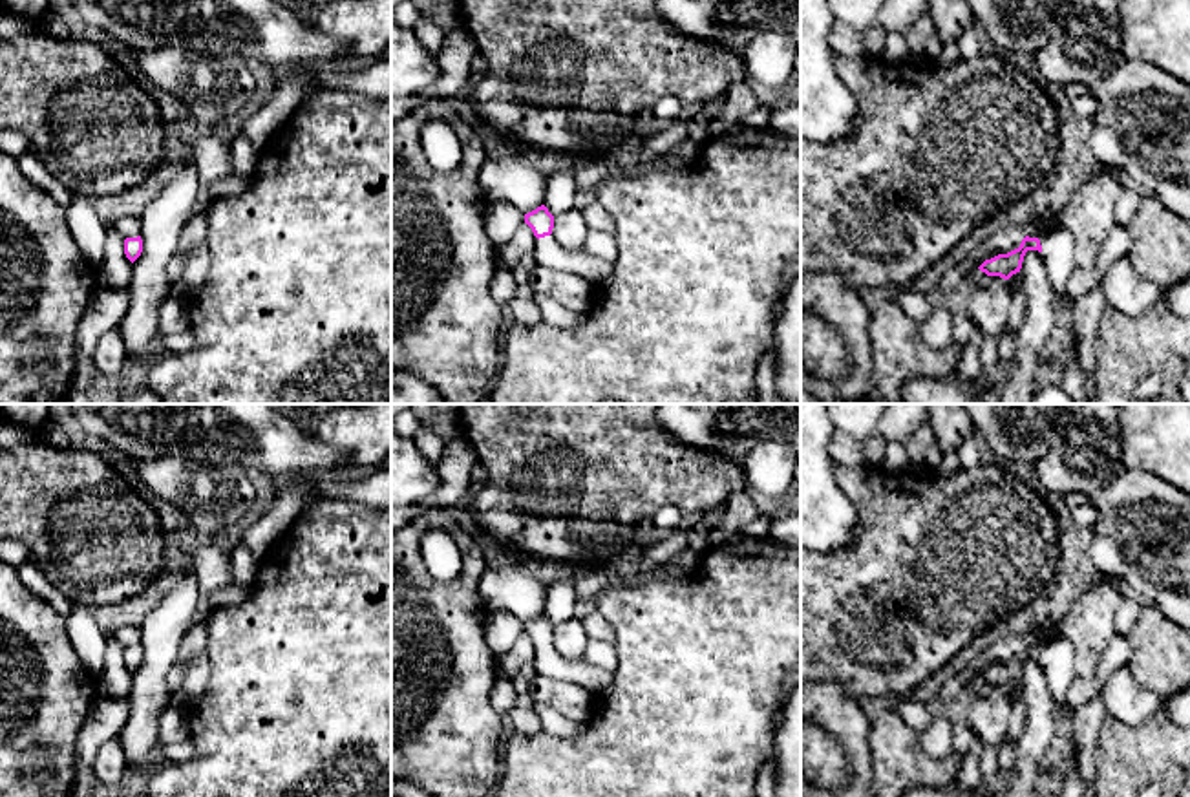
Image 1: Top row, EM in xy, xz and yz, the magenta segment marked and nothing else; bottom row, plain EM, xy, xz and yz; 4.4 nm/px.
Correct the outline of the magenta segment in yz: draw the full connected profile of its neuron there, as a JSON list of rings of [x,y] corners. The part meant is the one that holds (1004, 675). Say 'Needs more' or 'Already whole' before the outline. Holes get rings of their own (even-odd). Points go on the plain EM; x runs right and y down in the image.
Needs more. [[[1066,636],[1047,643],[1042,651],[1038,647],[1025,645],[1018,658],[985,669],[978,678],[987,685],[1009,689],[1013,684],[1020,682],[1027,660],[1038,660],[1042,664],[1053,700],[1058,706],[1064,704],[1066,691],[1077,678],[1075,647]]]

